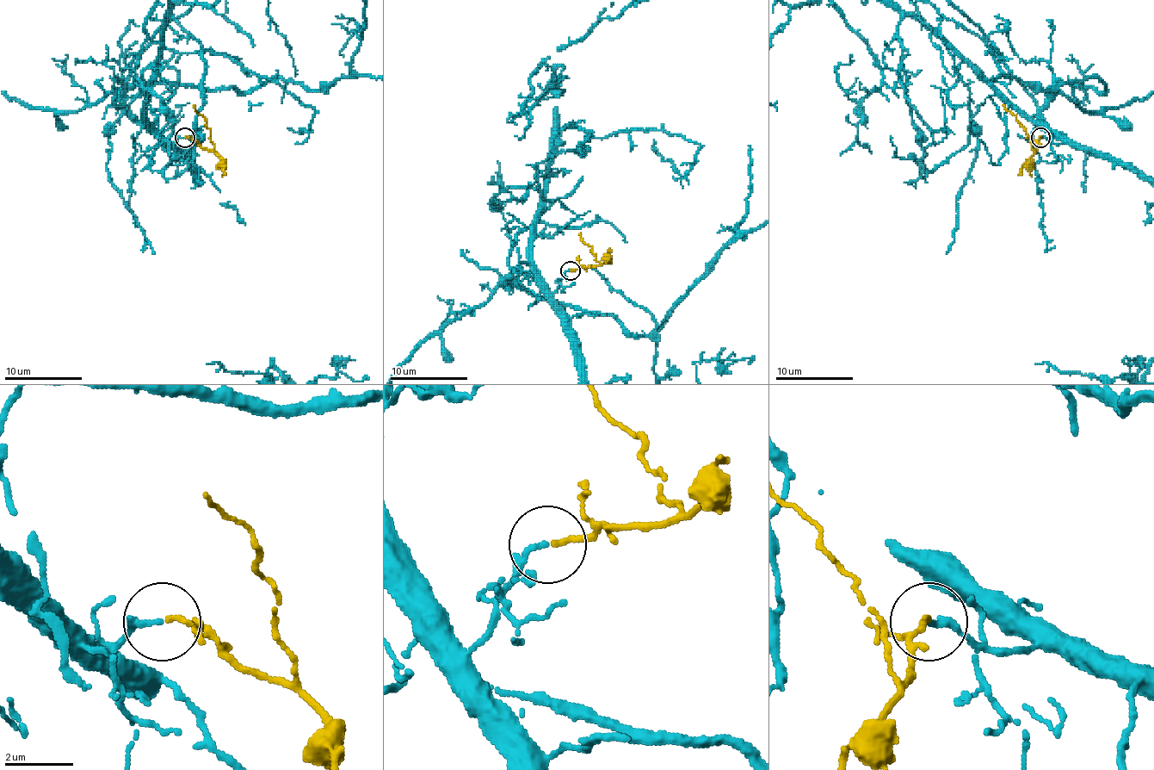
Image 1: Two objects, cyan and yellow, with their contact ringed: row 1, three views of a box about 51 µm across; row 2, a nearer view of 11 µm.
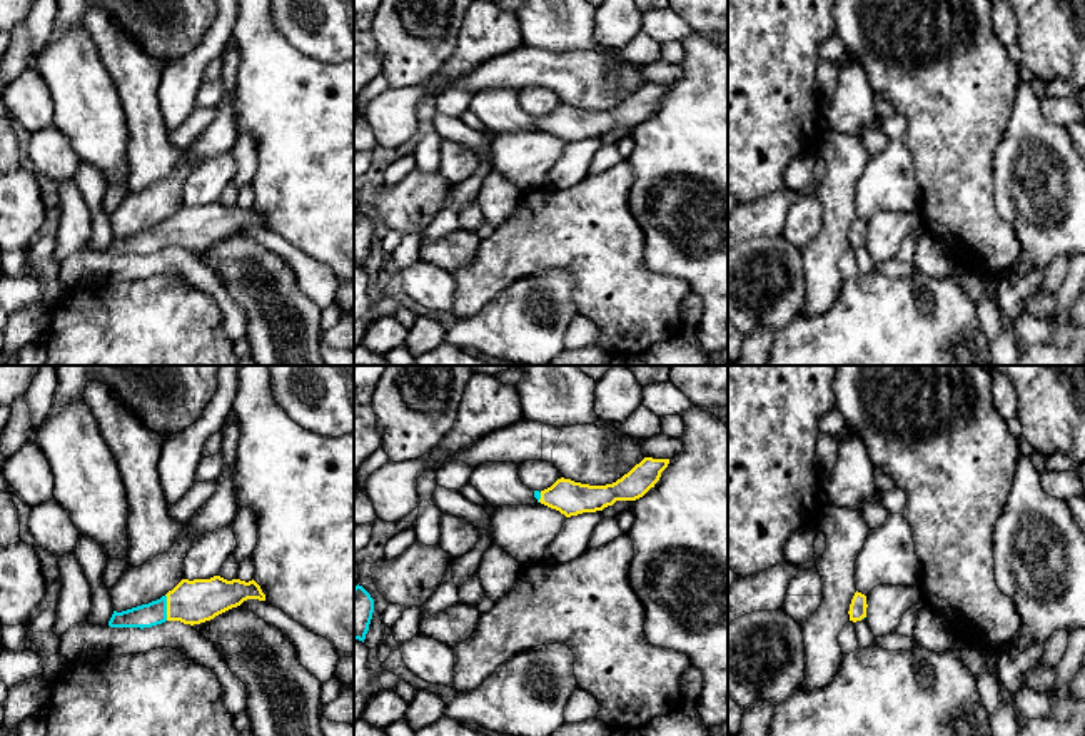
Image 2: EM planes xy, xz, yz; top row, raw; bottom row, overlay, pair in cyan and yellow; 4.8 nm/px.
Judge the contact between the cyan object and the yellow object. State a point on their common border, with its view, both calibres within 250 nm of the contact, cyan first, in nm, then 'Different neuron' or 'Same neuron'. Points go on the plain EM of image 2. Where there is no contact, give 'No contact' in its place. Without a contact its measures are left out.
Touches cyan at xy (166, 234). Thickness 120 nm (cyan) against 220 nm. Same neuron

